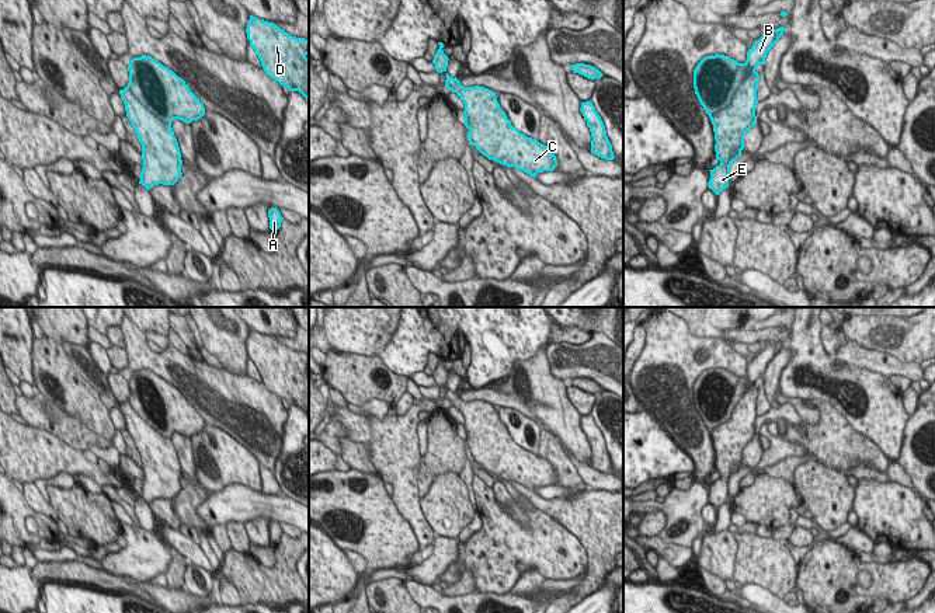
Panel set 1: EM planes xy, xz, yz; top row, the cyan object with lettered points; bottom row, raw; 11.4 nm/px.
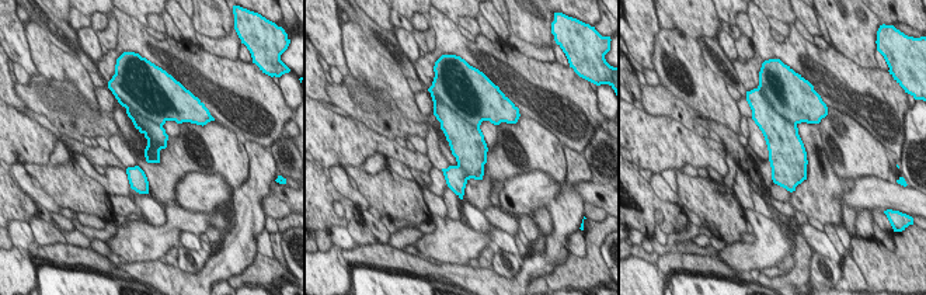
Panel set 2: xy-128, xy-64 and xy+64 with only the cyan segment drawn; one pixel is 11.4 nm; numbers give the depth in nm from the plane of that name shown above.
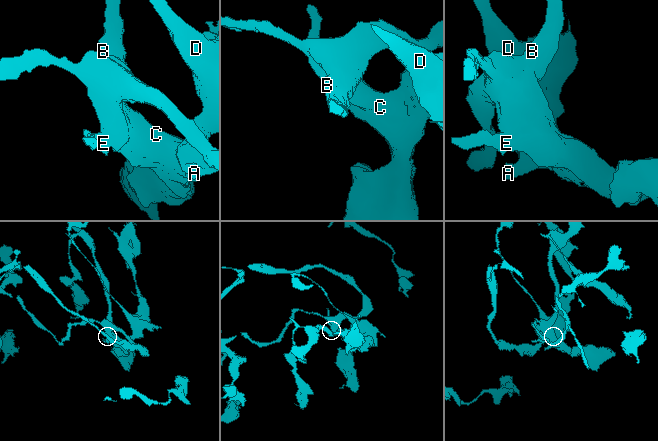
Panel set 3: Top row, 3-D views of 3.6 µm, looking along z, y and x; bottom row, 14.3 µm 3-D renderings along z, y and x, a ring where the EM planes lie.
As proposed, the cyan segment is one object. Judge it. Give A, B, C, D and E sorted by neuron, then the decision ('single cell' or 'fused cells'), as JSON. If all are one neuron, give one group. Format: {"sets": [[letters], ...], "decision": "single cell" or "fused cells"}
{"sets": [["A", "B", "C", "D", "E"]], "decision": "single cell"}

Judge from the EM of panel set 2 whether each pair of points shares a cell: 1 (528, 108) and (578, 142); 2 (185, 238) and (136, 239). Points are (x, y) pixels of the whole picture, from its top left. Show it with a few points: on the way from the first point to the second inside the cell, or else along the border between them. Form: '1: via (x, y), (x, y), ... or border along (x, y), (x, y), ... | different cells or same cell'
1: via (540, 108), (566, 129) | same cell
2: border along (197, 236), (181, 232), (177, 240) | different cells

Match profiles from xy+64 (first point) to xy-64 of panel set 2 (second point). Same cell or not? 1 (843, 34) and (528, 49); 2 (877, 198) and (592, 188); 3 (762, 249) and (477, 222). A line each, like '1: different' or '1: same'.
1: different
2: same
3: different

